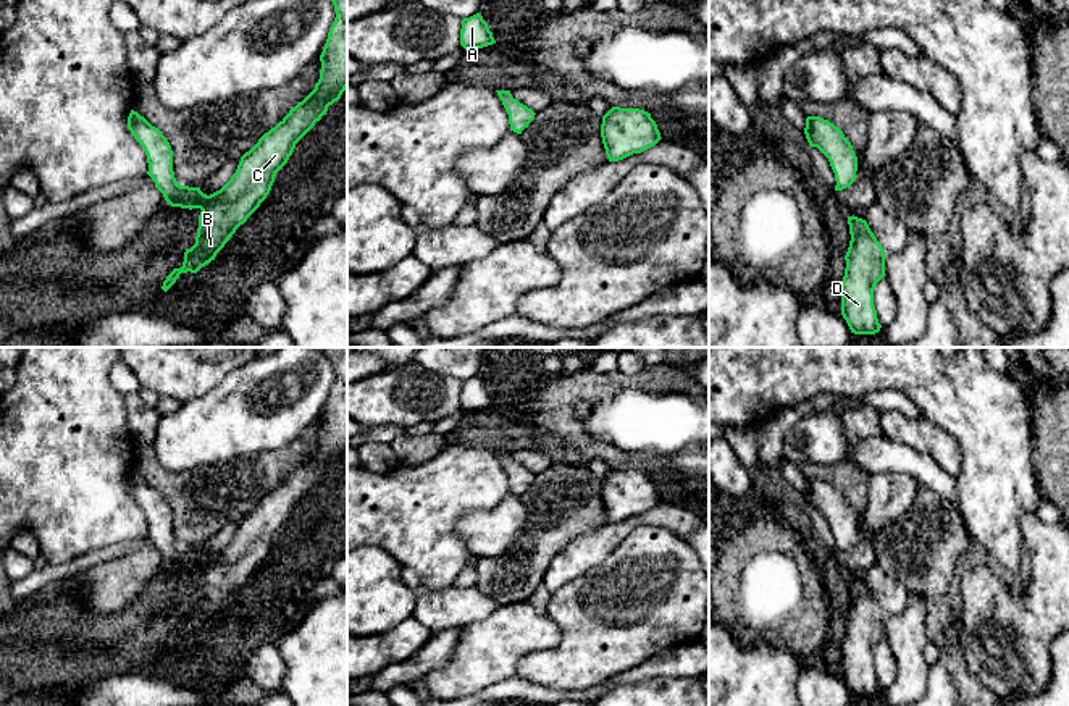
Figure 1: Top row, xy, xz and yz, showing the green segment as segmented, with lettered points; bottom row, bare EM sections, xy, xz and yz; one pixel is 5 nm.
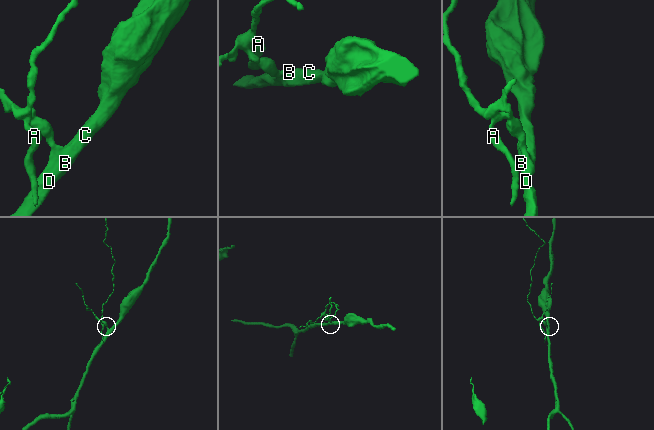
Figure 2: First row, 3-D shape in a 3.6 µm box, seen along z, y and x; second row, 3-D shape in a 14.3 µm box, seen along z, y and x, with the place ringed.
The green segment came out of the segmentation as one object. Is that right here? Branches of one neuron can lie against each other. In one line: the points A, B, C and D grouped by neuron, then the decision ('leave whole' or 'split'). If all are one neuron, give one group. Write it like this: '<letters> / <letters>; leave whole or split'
A B C D; leave whole

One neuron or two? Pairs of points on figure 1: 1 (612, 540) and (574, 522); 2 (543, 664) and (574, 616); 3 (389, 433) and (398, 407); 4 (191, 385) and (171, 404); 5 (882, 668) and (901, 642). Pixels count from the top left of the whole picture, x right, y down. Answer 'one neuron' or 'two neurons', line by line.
1: two neurons
2: one neuron
3: two neurons
4: two neurons
5: two neurons

